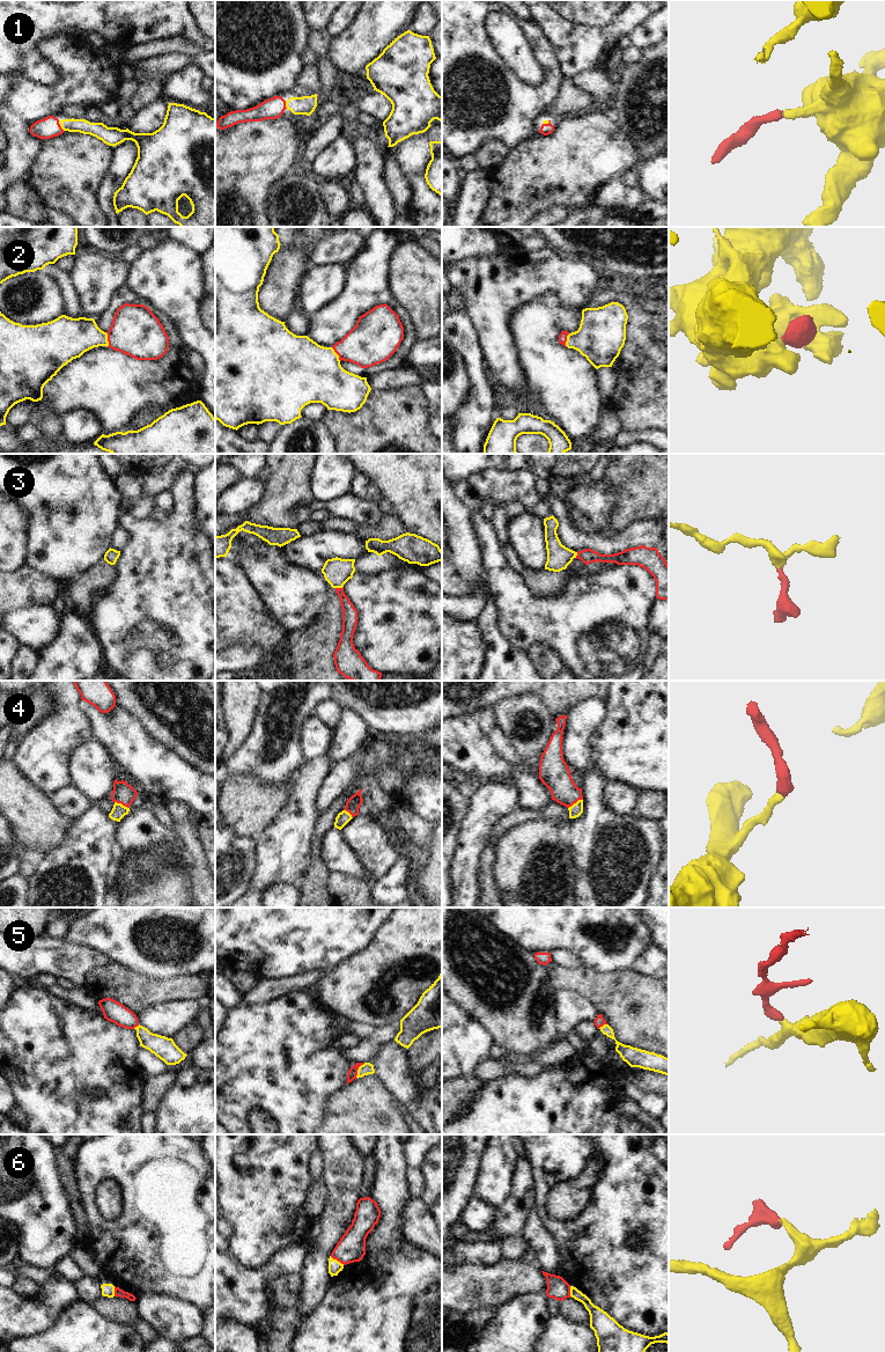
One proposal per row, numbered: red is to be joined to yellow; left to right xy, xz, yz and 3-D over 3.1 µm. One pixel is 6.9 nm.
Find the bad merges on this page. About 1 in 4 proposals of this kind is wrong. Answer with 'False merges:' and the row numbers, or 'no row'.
False merges: 5, 6

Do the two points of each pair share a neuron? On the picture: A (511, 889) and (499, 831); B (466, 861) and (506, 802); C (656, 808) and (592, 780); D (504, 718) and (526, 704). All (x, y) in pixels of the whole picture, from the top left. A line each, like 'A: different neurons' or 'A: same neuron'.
A: different neurons
B: same neuron
C: different neurons
D: same neuron

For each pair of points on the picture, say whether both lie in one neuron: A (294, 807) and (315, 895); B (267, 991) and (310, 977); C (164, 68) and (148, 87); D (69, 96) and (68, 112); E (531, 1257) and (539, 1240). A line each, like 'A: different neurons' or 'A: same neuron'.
A: different neurons
B: same neuron
C: same neuron
D: different neurons
E: different neurons

